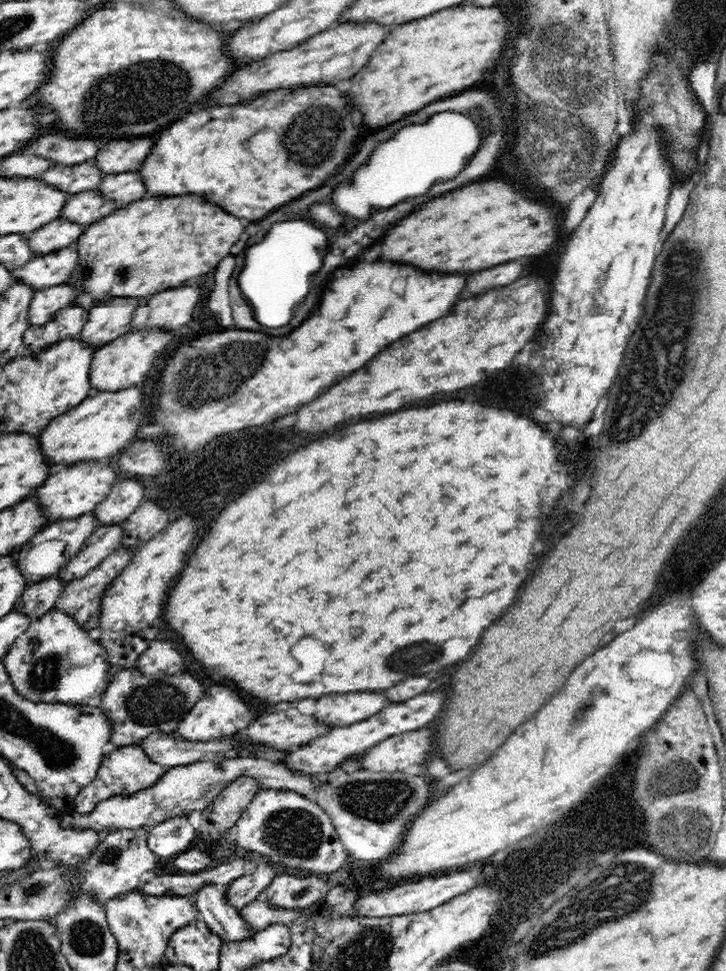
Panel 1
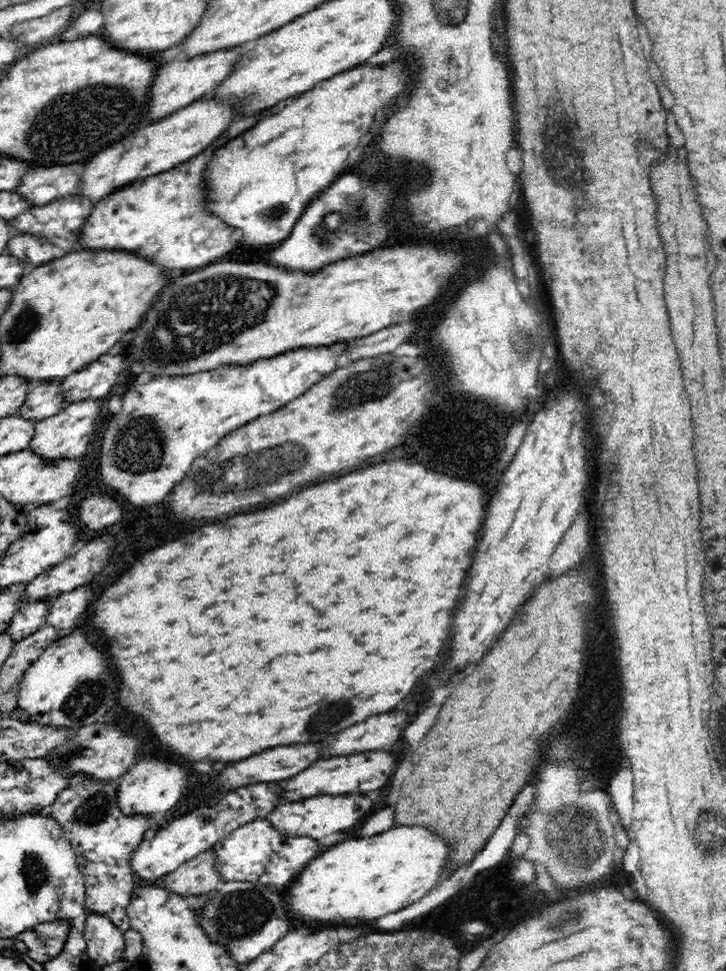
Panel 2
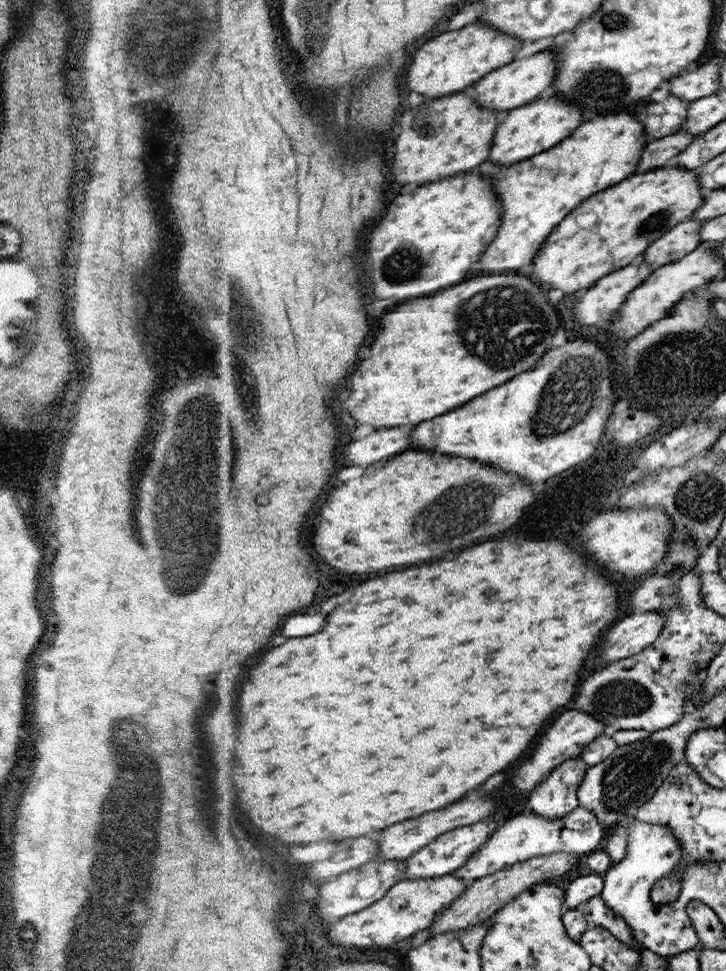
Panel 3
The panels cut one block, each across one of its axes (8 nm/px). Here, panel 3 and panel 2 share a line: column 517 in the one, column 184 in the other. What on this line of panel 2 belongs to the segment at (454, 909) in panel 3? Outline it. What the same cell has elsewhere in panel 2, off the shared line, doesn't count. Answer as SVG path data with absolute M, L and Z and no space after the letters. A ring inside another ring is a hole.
M210 849L164 876L163 888L172 895L200 896L216 891L218 882L220 879L215 867L215 852Z

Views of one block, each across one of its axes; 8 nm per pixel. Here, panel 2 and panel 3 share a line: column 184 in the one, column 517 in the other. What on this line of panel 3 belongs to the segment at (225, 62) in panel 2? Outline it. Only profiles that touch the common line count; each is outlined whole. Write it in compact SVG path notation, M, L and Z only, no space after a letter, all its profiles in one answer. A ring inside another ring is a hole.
M544 50L544 52L532 54L528 58L516 60L512 64L506 64L504 68L498 68L496 72L492 72L492 76L484 76L484 80L480 80L476 86L472 86L476 92L474 98L484 108L492 108L498 112L512 110L512 108L532 102L542 90L546 90L554 80L554 72L556 72L556 56L554 56L554 52Z

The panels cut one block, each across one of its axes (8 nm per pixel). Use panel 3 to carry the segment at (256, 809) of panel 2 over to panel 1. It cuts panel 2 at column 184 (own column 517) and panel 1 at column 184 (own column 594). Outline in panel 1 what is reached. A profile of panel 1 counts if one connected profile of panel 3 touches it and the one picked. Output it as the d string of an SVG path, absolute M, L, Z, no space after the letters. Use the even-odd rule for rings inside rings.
M176 816L176 818L164 820L154 827L147 828L146 845L158 858L167 860L170 856L175 857L180 852L191 850L192 842L196 841L195 832L196 830L188 821L188 816Z

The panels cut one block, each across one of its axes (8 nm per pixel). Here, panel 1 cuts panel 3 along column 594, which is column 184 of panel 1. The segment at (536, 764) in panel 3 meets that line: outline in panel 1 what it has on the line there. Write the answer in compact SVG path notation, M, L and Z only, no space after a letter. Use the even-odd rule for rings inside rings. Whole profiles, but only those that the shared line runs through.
M214 684L206 688L203 692L203 698L197 700L197 703L186 713L175 726L175 734L179 738L186 739L192 743L206 743L209 740L220 737L228 737L235 734L242 728L248 728L257 718L257 714L252 710L252 706L234 692L234 688L226 684Z

